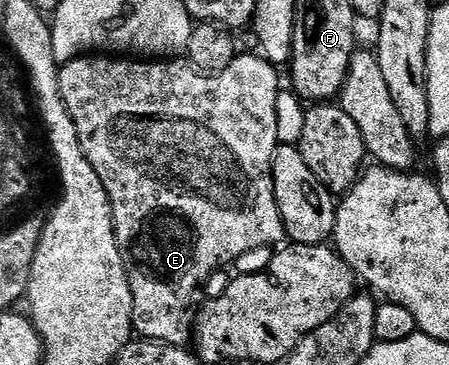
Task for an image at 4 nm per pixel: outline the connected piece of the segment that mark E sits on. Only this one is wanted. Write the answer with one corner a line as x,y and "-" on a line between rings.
239,53
233,60
232,64
228,64
228,68
224,68
224,72
219,74
205,75
194,69
186,60
119,60
114,56
83,56
80,58
74,58
70,62
65,63
59,69
58,83
60,84
60,92
62,93
62,99
64,104
68,104
68,112
72,116
72,120
76,124
76,132
80,136
80,144
84,148
84,156
88,160
88,164
92,164
92,168
96,168
96,176
100,176
102,186
108,192
108,200
110,201
110,207
114,213
114,231
116,232
116,240
118,241
118,247
120,248
120,256
124,260
124,268
126,269
126,275
130,281
130,287
132,288
132,300
134,301
134,332
139,339
156,342
163,346
181,346
185,347
192,338
192,311
195,309
194,297
198,294
198,289
217,272
218,266
226,266
229,262
234,262
237,258
242,258
245,254
250,254
253,250
262,250
265,246
277,247
279,244
287,241
286,229
282,223
282,217
280,216
280,208
276,204
276,196
274,195
274,181
272,180
272,160
274,154
279,148
277,138
277,112
276,102
277,96
280,91
280,85
278,85
279,71
275,67
271,66
265,58
254,54
242,54

